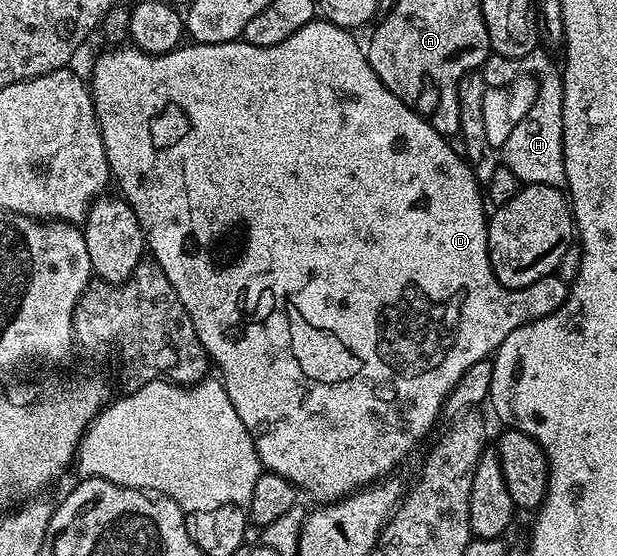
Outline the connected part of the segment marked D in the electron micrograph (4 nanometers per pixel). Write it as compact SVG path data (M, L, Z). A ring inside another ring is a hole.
M322 17L312 19L309 25L297 29L285 41L275 45L262 47L252 43L236 41L233 43L196 43L191 47L180 45L174 51L167 51L163 55L147 55L134 45L119 47L116 51L107 51L95 59L91 67L91 83L89 79L89 90L91 100L95 102L95 117L99 121L99 132L103 135L103 148L107 154L107 164L111 166L114 182L119 182L122 198L133 209L133 213L139 222L139 228L143 231L146 250L150 258L165 269L165 277L169 277L169 285L177 289L177 297L181 297L181 305L185 305L185 313L189 313L189 321L193 321L193 329L197 329L197 337L201 345L207 351L208 360L219 366L218 378L223 384L225 393L229 393L229 401L233 401L233 409L237 409L237 417L245 425L249 437L253 437L253 445L257 449L257 457L260 464L270 474L280 475L289 480L300 492L308 491L316 500L316 504L334 503L337 499L346 499L353 491L358 491L384 477L390 476L391 471L427 434L439 415L439 410L444 410L447 397L454 387L463 380L463 374L470 367L477 365L477 361L494 356L499 346L523 323L531 323L534 319L549 317L567 300L569 283L562 280L559 274L552 273L541 277L533 285L512 289L501 285L493 273L493 265L489 257L489 245L487 244L487 225L489 222L489 211L485 206L485 195L481 190L481 184L476 179L470 163L458 150L450 147L448 140L433 125L429 125L405 101L401 101L391 90L383 84L381 77L373 73L373 69L367 60L366 50L354 39L352 32L345 27L338 27L327 22Z

